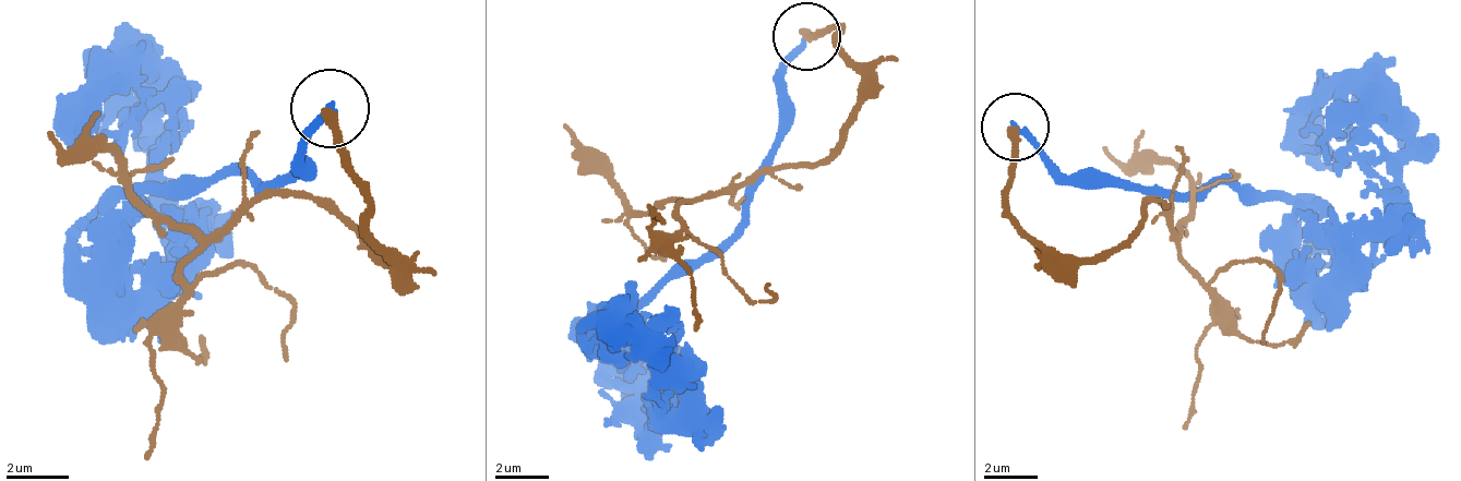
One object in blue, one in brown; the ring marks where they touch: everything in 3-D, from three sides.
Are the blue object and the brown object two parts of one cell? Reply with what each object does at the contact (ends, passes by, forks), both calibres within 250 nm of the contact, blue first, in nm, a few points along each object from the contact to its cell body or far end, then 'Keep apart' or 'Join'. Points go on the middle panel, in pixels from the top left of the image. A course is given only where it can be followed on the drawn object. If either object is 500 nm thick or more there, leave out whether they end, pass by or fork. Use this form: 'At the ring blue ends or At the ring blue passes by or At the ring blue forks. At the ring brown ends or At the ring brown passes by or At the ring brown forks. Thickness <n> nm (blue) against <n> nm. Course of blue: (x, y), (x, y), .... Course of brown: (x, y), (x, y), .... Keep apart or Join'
At the ring blue ends. At the ring brown ends. Thickness 280 nm (blue) against 320 nm. Course of blue: (807, 34), (754, 202), (639, 310), (687, 350), (694, 397), (673, 410), (660, 350), (593, 323), (593, 363). Course of brown: (807, 34), (835, 27), (862, 81), (854, 121), (822, 161), (680, 208), (754, 302), (767, 283). Keep apart

